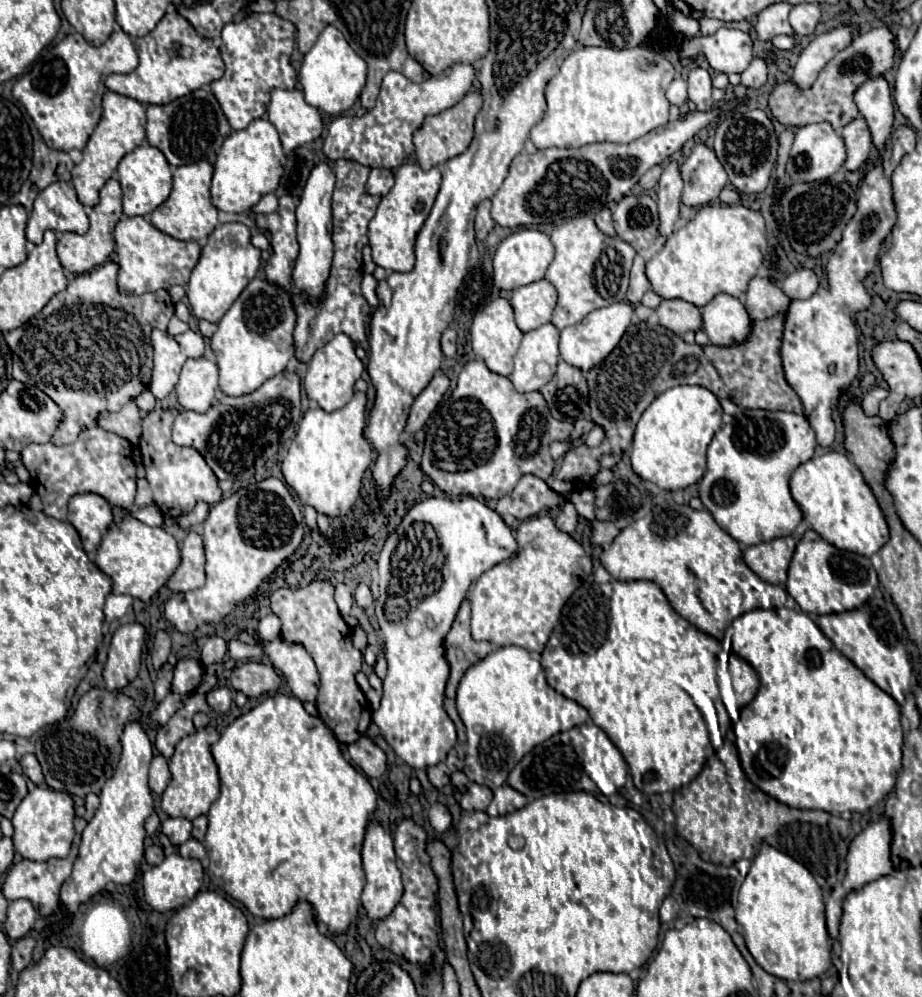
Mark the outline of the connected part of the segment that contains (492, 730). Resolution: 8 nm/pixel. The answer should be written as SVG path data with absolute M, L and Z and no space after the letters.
M500 647L488 657L480 659L476 665L472 665L466 675L462 677L458 685L458 715L462 723L466 725L466 735L468 735L468 751L466 751L466 767L464 773L470 781L478 785L486 785L490 789L496 789L506 783L508 773L512 767L538 743L550 739L552 735L560 731L568 731L588 719L588 711L580 707L576 701L566 699L564 695L556 693L548 683L542 665L538 659L532 657L522 647Z

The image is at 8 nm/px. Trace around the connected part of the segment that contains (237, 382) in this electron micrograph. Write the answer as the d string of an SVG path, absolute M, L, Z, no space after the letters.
M254 277L218 321L218 331L210 337L210 347L220 367L220 391L230 397L248 395L266 379L284 371L294 353L294 327L296 311L292 295L264 277Z

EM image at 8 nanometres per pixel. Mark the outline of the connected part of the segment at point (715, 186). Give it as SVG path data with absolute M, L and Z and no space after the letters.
M696 143L690 155L680 165L680 175L684 181L682 203L684 205L708 205L718 199L720 191L728 183L728 175L718 161L714 149L706 143Z

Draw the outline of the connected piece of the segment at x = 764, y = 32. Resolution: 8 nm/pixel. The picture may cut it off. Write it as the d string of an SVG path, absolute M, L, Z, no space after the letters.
M774 3L758 13L756 21L756 35L760 41L770 41L776 35L794 35L794 29L788 23L788 11L792 9L790 3Z

